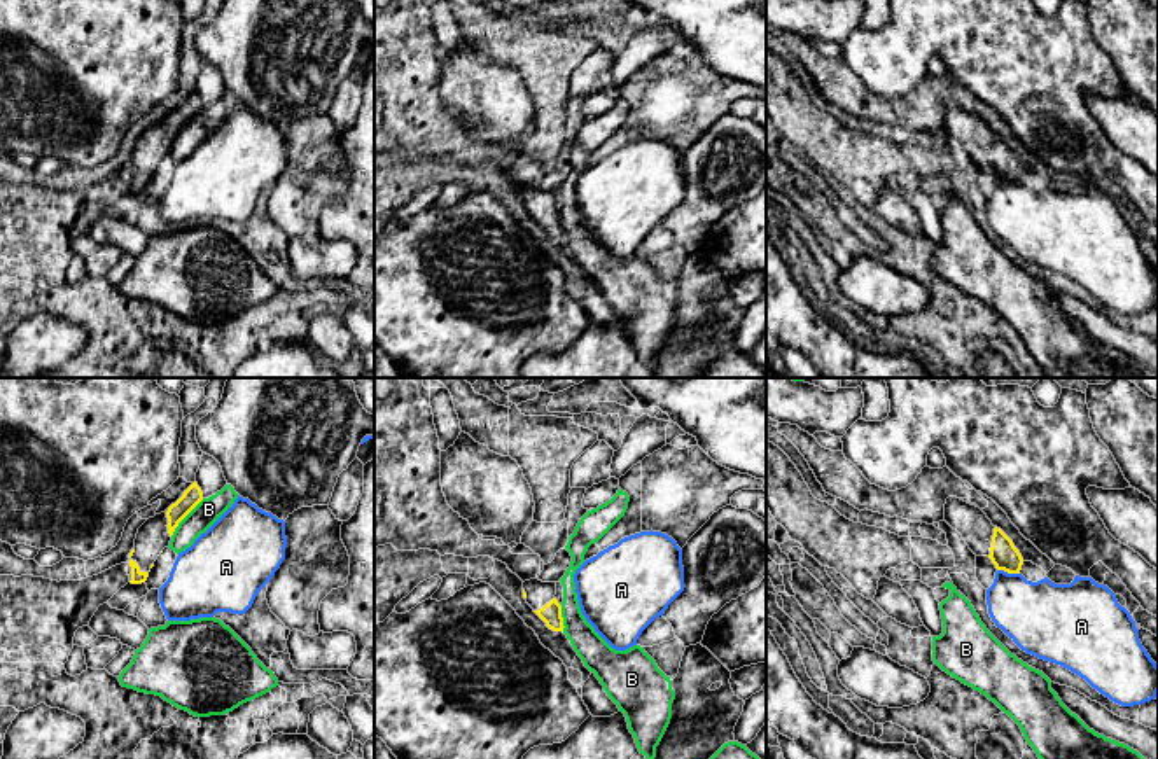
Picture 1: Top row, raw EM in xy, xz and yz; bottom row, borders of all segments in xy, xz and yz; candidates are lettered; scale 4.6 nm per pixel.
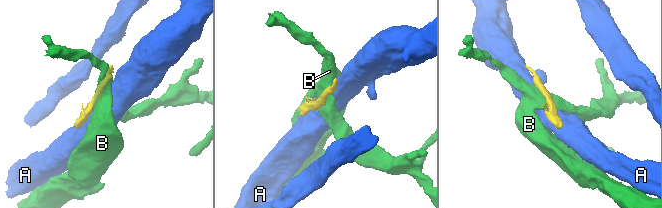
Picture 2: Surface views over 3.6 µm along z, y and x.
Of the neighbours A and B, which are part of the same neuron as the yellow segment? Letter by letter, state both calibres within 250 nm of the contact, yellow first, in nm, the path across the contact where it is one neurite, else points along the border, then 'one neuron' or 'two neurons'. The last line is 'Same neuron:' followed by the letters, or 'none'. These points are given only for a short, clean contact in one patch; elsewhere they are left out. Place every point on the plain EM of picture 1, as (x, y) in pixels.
A: calibres 130 and 320 nm; border yz (997, 177), (1018, 182); two neurons
B: calibres 90 and 110 nm; two neurons
Same neuron: none

